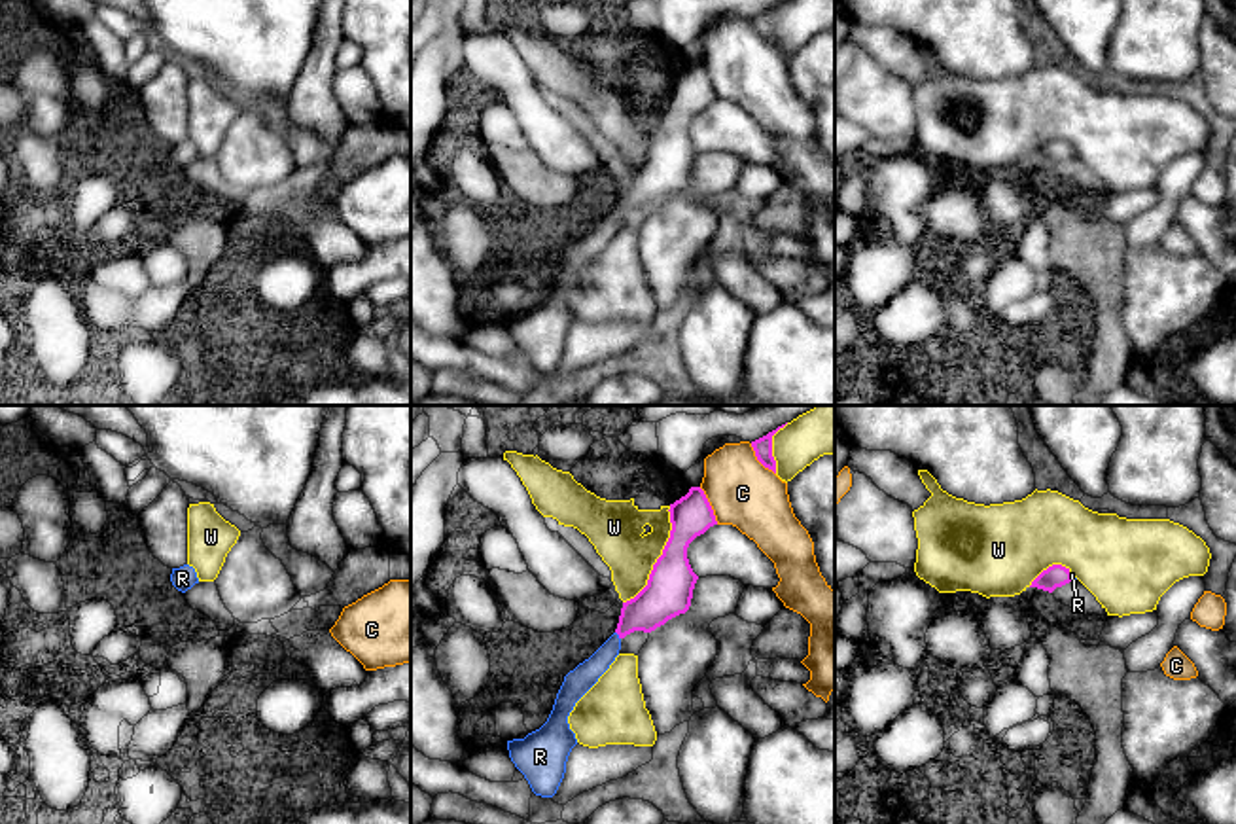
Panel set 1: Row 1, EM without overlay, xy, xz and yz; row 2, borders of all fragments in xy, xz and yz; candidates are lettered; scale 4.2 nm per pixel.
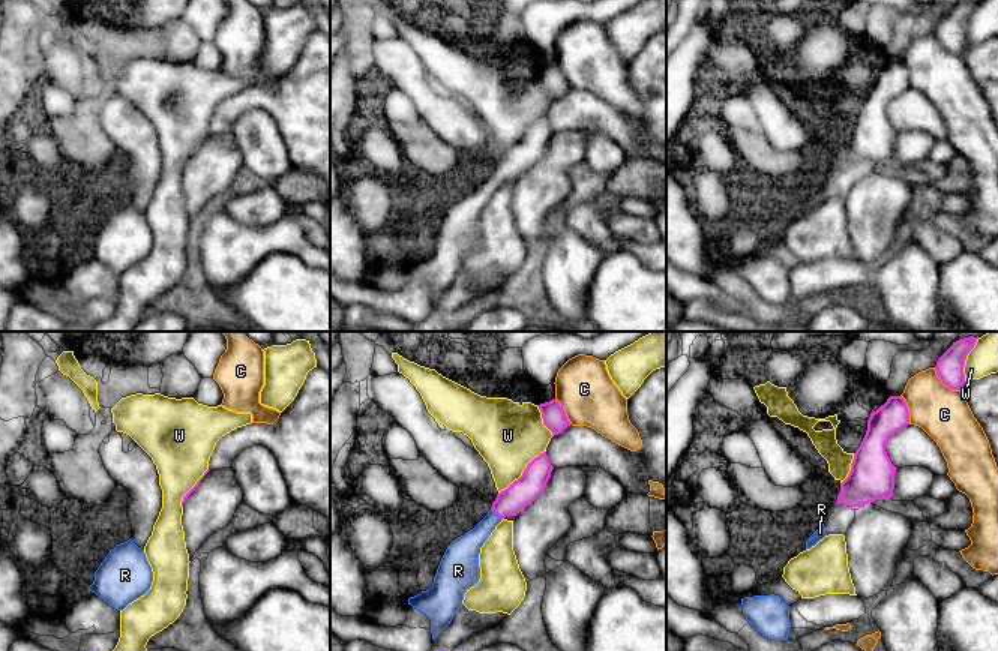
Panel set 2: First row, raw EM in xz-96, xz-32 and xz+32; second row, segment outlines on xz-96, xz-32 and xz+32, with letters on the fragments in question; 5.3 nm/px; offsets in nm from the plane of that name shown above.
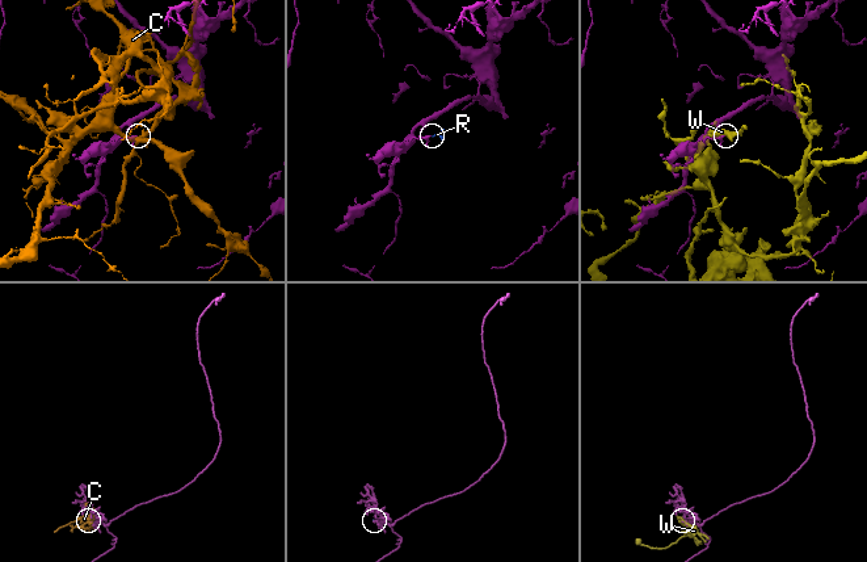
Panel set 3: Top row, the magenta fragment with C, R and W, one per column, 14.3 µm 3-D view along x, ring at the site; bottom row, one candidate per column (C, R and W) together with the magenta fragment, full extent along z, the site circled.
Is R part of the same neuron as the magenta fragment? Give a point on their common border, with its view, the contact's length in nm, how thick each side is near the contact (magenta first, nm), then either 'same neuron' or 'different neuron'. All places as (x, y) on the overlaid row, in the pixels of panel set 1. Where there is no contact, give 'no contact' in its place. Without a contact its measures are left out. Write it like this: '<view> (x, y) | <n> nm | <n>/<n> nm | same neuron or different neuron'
xz (618, 633) | 40 nm | 180/110 nm | same neuron

